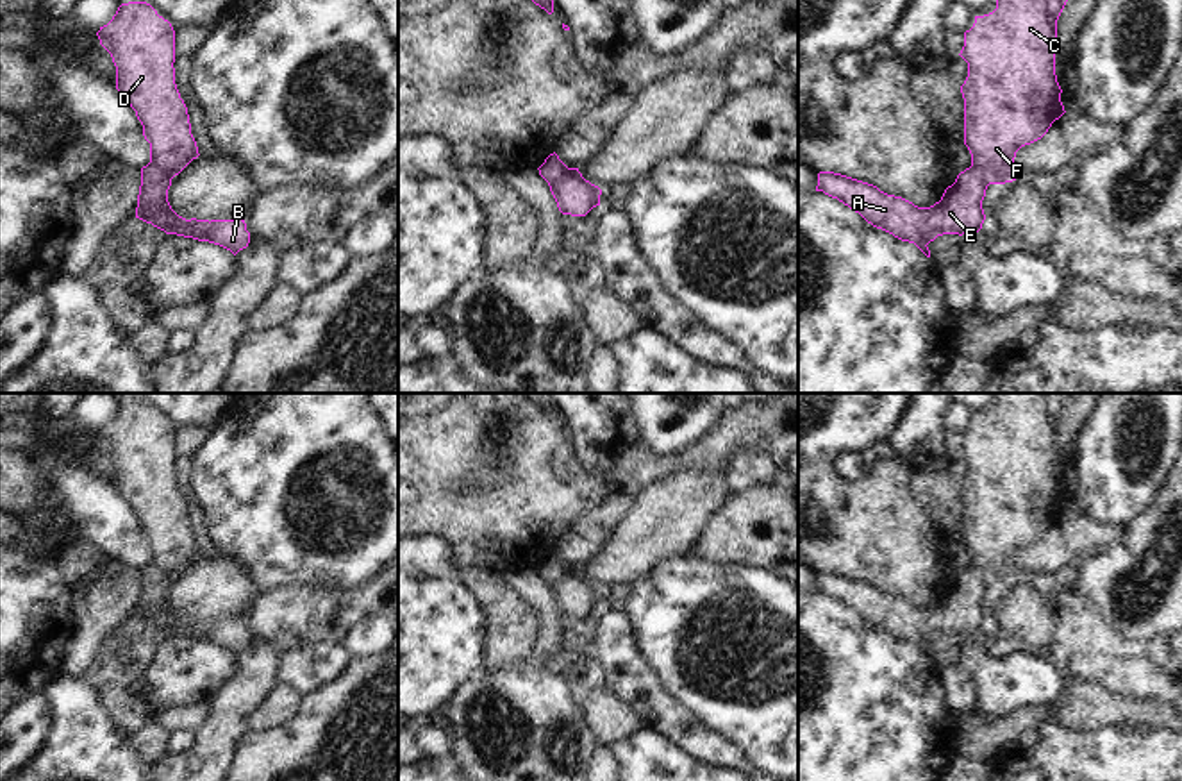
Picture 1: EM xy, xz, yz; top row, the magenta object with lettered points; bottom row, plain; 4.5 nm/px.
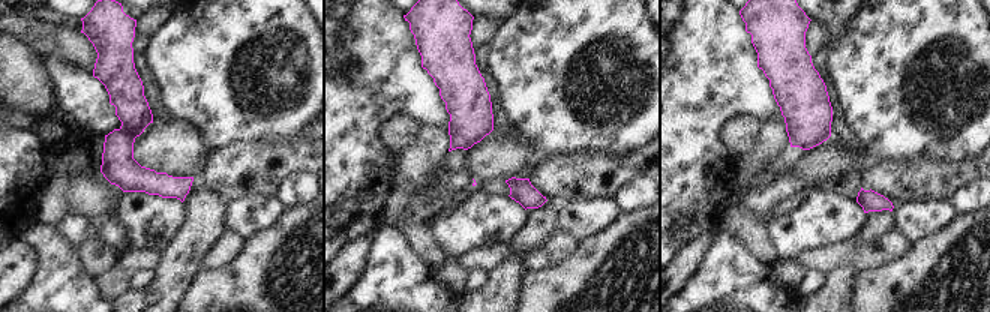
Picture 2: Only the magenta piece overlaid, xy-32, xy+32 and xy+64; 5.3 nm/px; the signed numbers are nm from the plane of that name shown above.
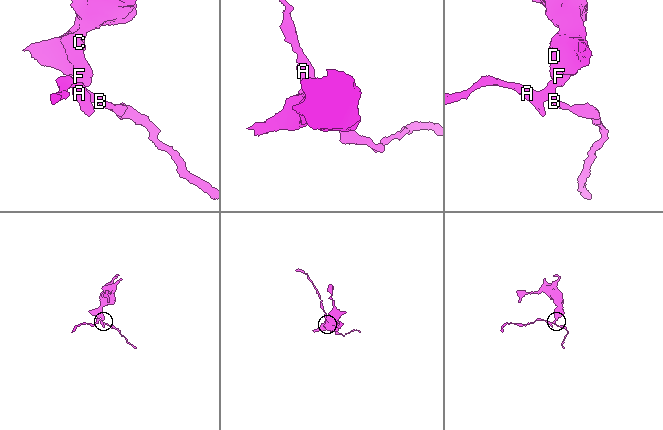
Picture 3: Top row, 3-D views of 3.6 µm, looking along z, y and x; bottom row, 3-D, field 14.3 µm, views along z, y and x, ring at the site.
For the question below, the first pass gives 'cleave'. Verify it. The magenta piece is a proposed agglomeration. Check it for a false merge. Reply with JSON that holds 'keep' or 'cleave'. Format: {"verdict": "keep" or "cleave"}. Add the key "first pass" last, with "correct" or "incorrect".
{"verdict": "cleave", "first pass": "correct"}

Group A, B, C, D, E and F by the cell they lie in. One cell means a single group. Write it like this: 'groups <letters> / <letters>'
groups A B E / C D F

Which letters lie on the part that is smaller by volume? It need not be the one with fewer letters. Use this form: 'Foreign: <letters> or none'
Foreign: A, B, E.

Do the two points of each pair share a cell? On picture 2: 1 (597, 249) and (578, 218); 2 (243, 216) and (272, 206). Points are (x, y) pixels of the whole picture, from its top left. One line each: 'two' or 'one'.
1: two
2: one

